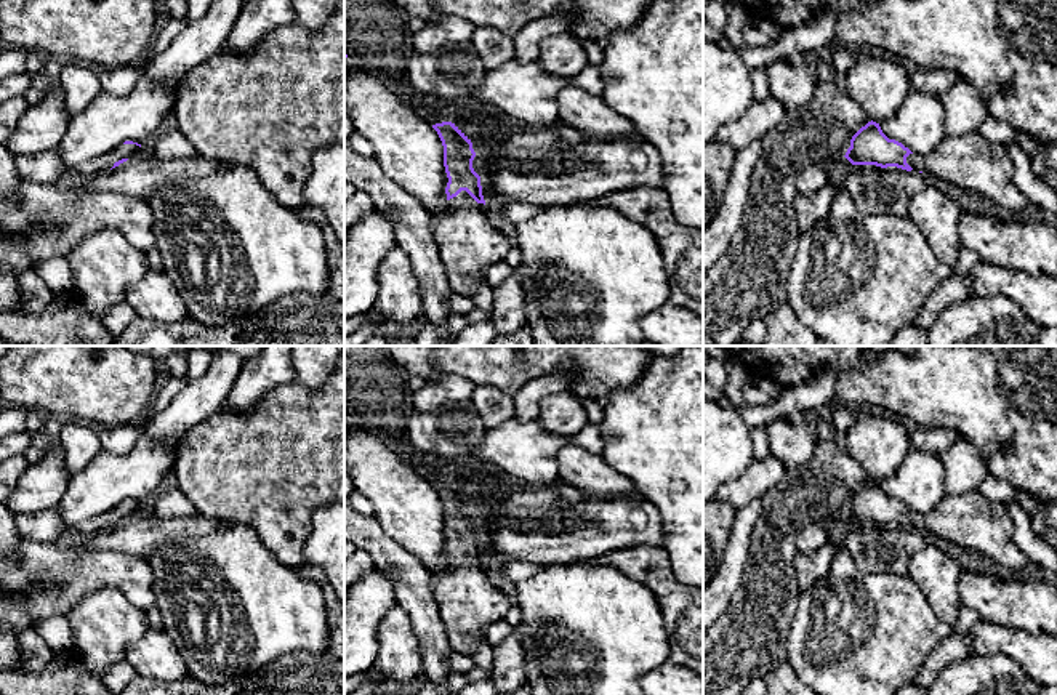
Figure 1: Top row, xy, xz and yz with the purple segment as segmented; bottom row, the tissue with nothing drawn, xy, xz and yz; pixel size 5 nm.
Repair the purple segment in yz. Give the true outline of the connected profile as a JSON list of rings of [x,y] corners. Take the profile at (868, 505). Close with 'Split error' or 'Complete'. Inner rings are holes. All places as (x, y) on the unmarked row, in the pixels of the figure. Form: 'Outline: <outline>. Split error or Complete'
Outline: [[[871,479],[852,495],[844,516],[852,524],[929,532],[983,554],[1014,573],[1036,567],[1015,544],[1006,504],[987,500],[977,492],[945,495],[930,512],[918,514],[902,501],[889,498],[879,482]]]. Split error

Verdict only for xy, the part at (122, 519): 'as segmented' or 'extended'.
extended

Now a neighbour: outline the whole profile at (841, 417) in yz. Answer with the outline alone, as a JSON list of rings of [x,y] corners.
[[[834,402],[826,413],[828,420],[839,436],[846,434],[852,428],[855,415],[857,413],[852,407],[847,407],[841,402]]]

